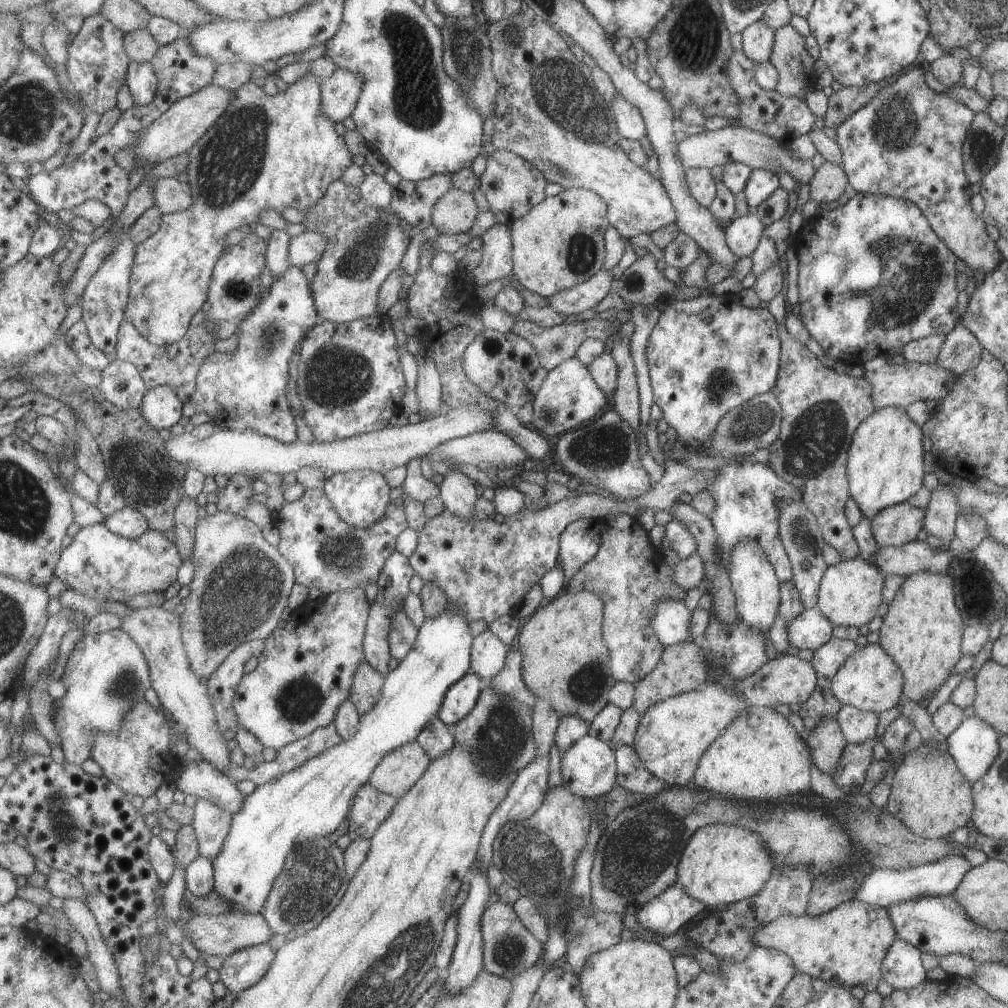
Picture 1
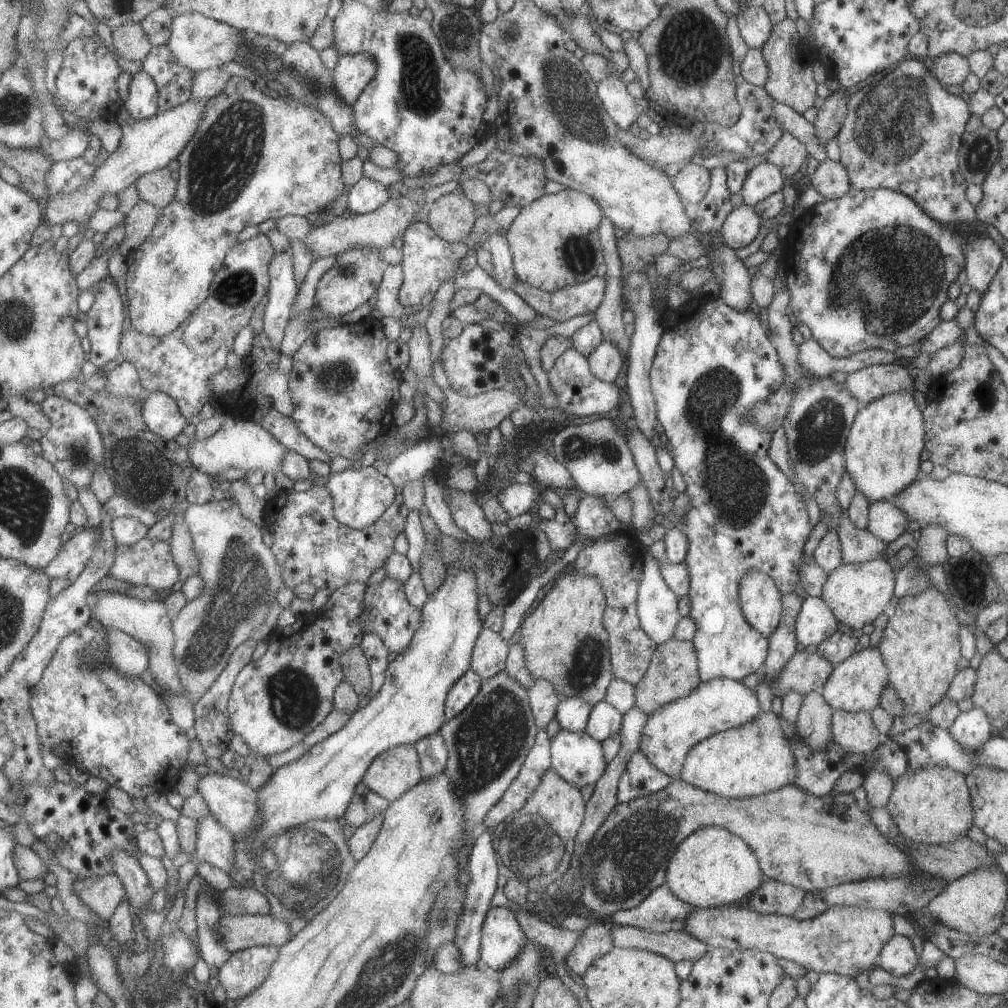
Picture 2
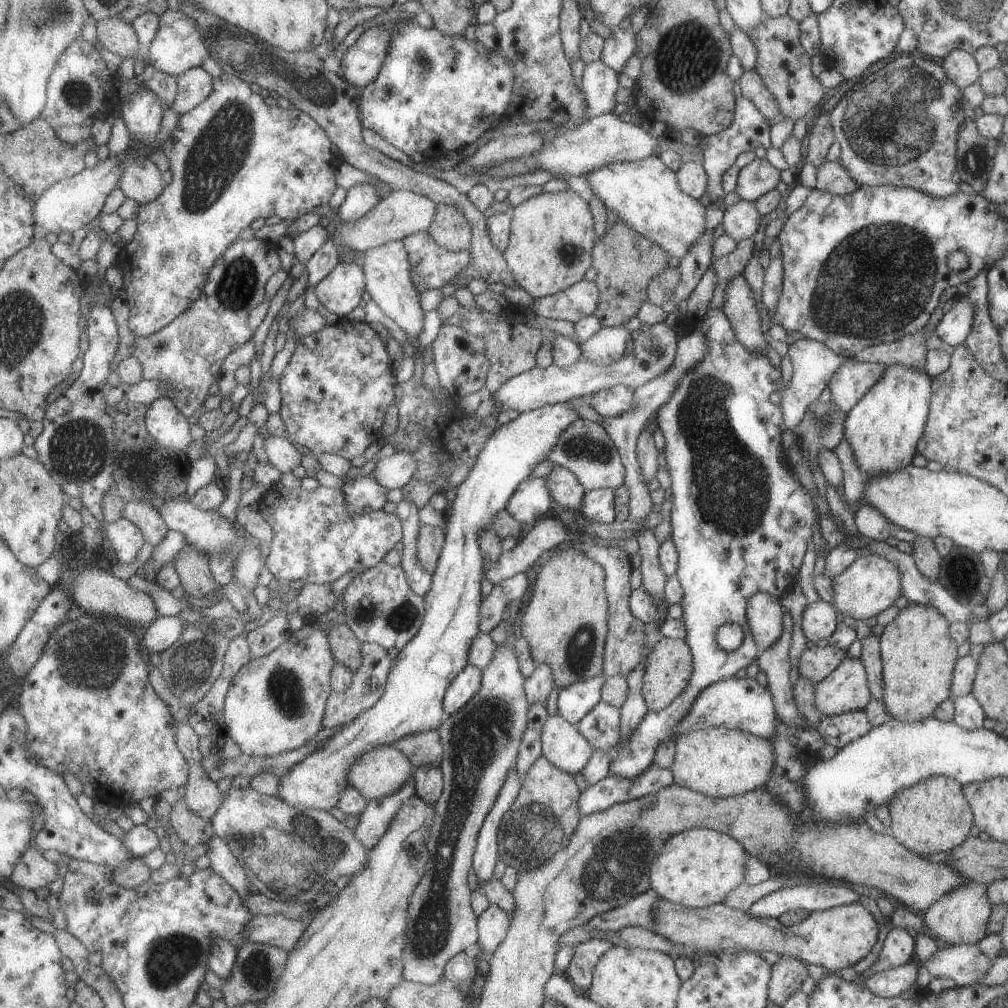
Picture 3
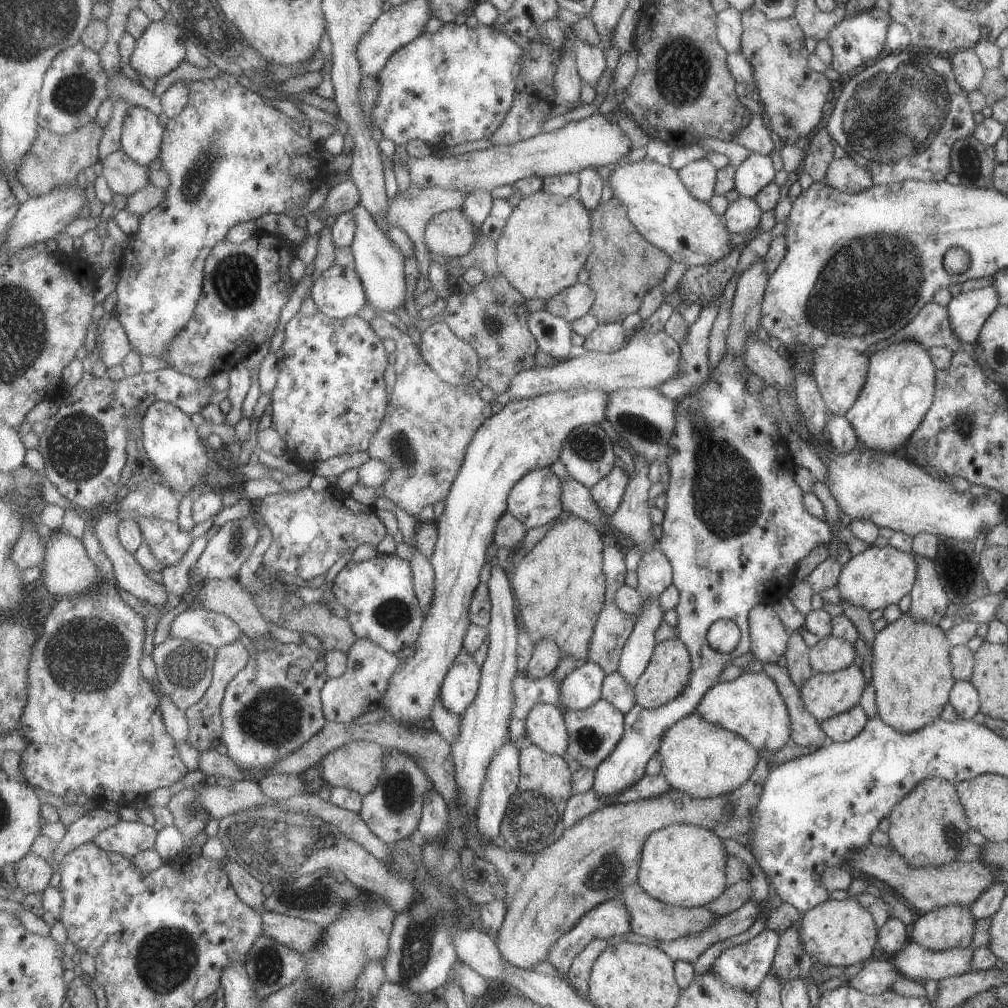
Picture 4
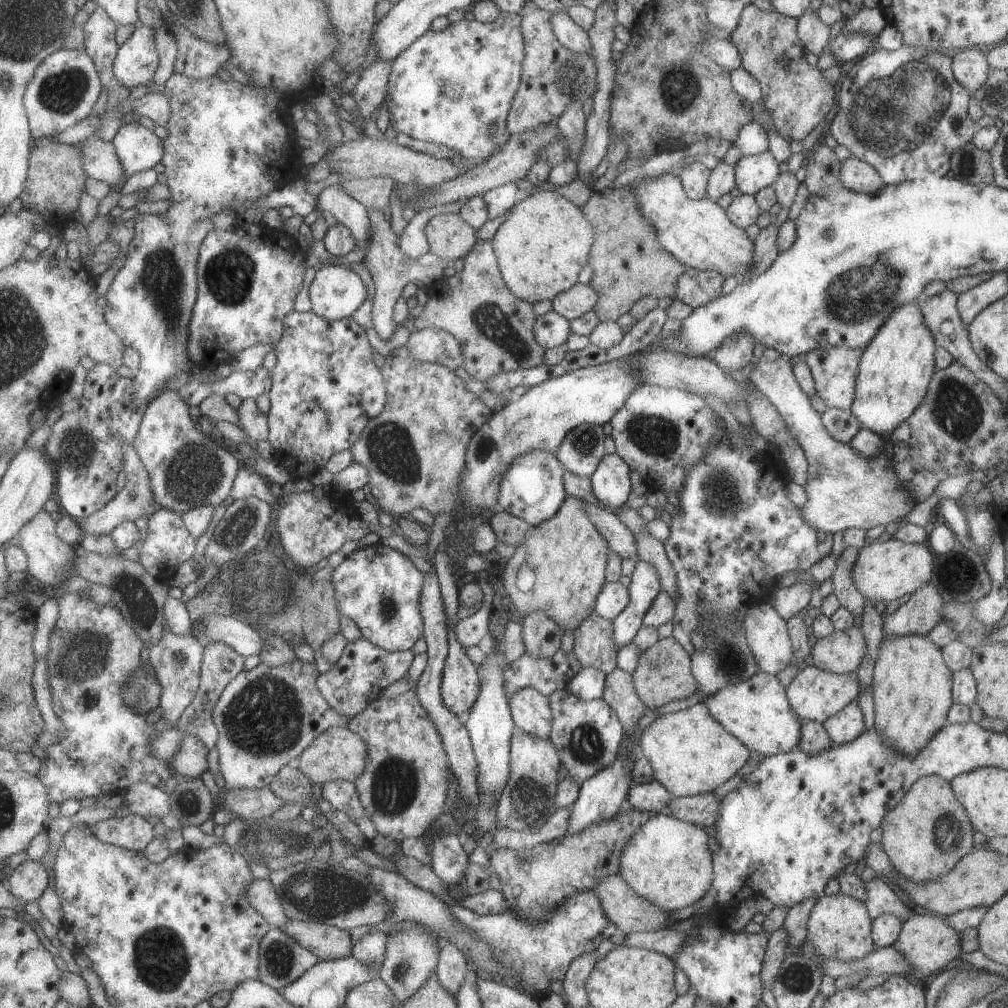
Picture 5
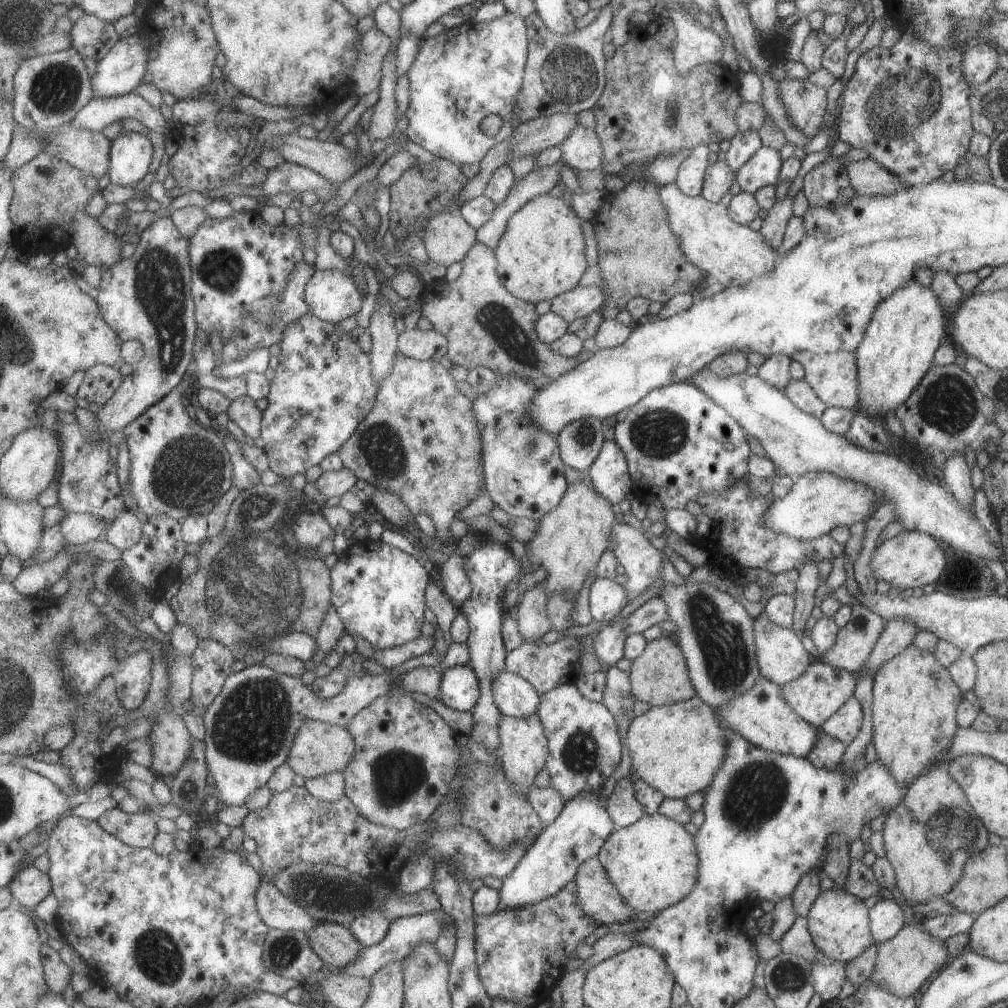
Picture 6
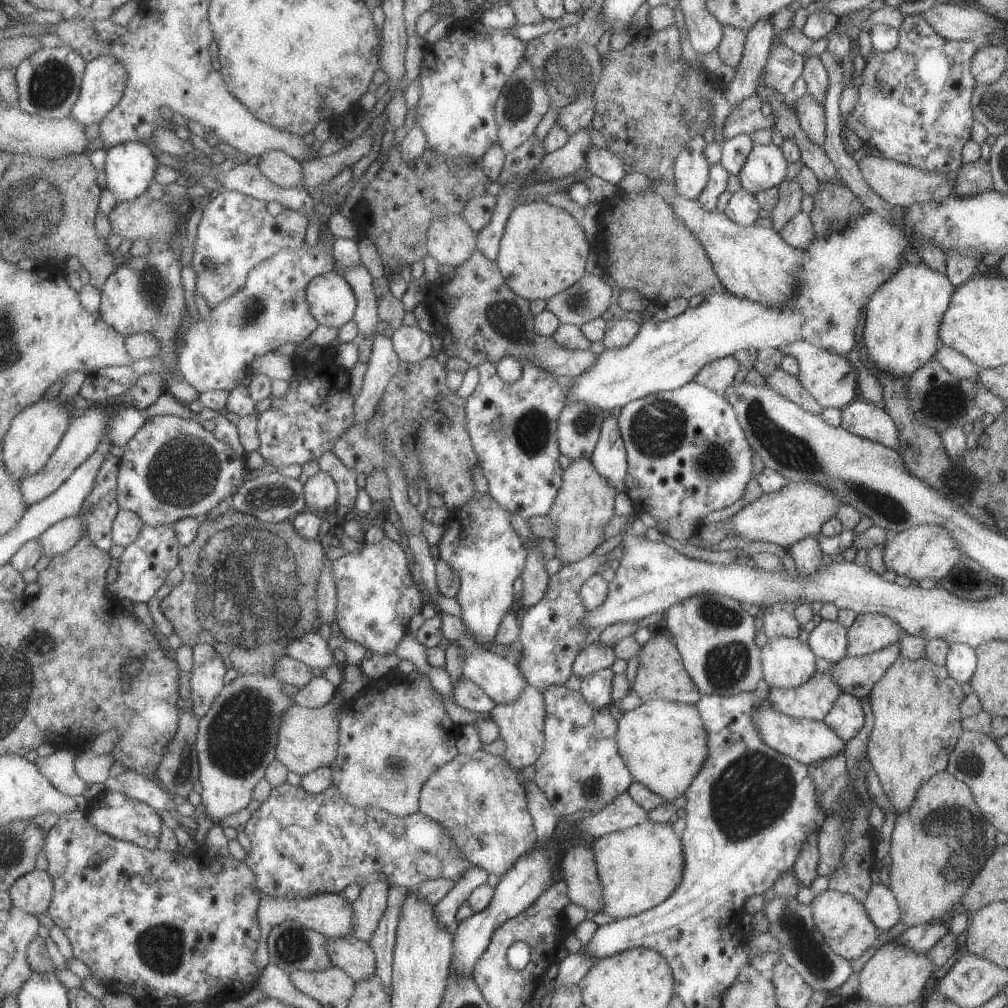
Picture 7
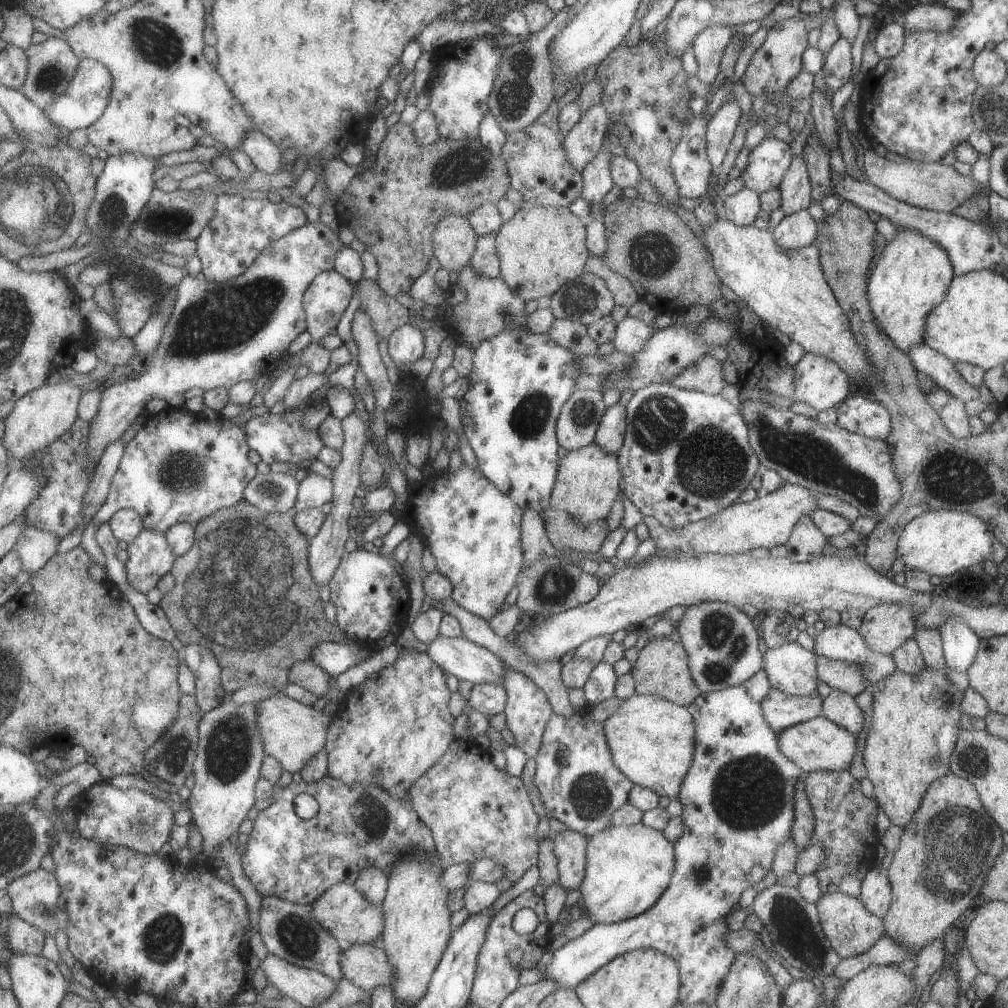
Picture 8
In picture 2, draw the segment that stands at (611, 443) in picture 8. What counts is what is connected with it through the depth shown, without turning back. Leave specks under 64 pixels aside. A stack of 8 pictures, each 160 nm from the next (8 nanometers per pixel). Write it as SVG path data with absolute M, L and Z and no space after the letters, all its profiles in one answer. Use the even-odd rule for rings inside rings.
M593 495L583 496L571 518L575 532L575 541L590 545L601 537L614 533L622 528L622 524L611 514L603 498Z

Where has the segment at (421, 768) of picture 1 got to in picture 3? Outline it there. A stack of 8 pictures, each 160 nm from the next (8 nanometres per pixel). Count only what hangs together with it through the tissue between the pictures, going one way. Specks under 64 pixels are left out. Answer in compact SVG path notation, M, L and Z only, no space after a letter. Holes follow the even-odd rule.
M383 745L354 763L349 780L370 801L397 794L415 774L416 766L402 750Z

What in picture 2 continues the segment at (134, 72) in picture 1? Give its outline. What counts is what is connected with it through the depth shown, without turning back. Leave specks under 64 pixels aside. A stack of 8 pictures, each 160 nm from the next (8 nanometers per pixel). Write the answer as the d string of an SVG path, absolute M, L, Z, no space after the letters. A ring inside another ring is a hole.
M145 69L134 74L130 84L130 97L125 107L133 118L147 120L160 112L160 87Z

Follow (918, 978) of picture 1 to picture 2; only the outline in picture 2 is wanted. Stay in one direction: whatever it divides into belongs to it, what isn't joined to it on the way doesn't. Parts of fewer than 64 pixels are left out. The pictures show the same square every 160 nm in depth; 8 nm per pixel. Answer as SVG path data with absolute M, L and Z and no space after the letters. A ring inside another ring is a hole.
M893 935L883 945L877 965L893 976L907 976L918 962L912 942L905 935Z

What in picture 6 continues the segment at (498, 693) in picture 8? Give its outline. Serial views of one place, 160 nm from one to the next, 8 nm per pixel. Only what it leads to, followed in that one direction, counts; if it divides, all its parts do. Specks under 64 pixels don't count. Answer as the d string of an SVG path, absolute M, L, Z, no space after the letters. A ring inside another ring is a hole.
M469 664L453 665L440 673L438 699L459 712L474 708L480 696L479 679Z

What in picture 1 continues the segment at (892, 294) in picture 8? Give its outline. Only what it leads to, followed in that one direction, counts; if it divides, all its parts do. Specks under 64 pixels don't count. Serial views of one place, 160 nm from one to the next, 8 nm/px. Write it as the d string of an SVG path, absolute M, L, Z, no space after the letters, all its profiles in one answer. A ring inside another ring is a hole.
M891 405L875 409L857 428L852 436L847 451L846 477L848 478L848 491L850 497L857 503L862 516L866 519L873 518L885 507L907 501L921 488L923 470L923 448L921 447L923 434L920 428L909 420L904 408Z

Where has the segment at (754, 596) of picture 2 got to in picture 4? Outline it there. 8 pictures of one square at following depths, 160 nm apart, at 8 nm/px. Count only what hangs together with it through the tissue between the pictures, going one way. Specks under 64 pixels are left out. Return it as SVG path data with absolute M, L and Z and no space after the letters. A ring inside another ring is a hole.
M756 603L748 612L750 652L755 660L776 662L785 654L788 635L773 610L772 604Z

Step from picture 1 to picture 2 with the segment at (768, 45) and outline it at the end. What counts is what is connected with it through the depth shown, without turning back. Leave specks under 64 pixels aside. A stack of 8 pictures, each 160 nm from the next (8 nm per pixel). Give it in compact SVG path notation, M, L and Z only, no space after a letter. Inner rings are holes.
M762 7L744 9L736 18L739 34L749 49L759 49L769 38L772 24Z

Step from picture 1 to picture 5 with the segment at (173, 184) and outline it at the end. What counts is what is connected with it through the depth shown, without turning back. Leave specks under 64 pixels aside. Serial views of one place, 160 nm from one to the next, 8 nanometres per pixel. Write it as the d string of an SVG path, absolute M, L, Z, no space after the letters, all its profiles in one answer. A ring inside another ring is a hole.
M91 137L80 145L85 157L84 169L89 178L101 180L111 188L119 188L126 178L126 172L114 141Z

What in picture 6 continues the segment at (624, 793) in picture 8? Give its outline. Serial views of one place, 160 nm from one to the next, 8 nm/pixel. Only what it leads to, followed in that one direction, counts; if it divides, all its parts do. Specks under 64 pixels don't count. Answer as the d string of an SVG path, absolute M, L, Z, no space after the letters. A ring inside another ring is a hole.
M573 682L556 686L540 696L536 710L548 742L548 757L544 770L549 772L553 787L563 797L571 800L577 793L599 791L613 772L621 756L621 740L617 734L614 716L603 703L583 698Z

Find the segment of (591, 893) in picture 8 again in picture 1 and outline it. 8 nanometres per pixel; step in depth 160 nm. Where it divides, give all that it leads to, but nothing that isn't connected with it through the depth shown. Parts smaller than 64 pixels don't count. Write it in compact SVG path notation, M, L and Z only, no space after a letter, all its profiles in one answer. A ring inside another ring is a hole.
M710 824L695 829L683 847L676 882L705 906L730 905L758 894L770 877L774 862L757 833L730 824Z

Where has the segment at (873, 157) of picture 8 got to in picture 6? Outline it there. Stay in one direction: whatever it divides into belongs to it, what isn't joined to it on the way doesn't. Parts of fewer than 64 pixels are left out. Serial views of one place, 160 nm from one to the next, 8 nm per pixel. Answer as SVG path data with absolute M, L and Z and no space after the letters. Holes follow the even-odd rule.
M869 156L856 162L850 161L846 171L855 195L883 196L896 193L906 186Z

